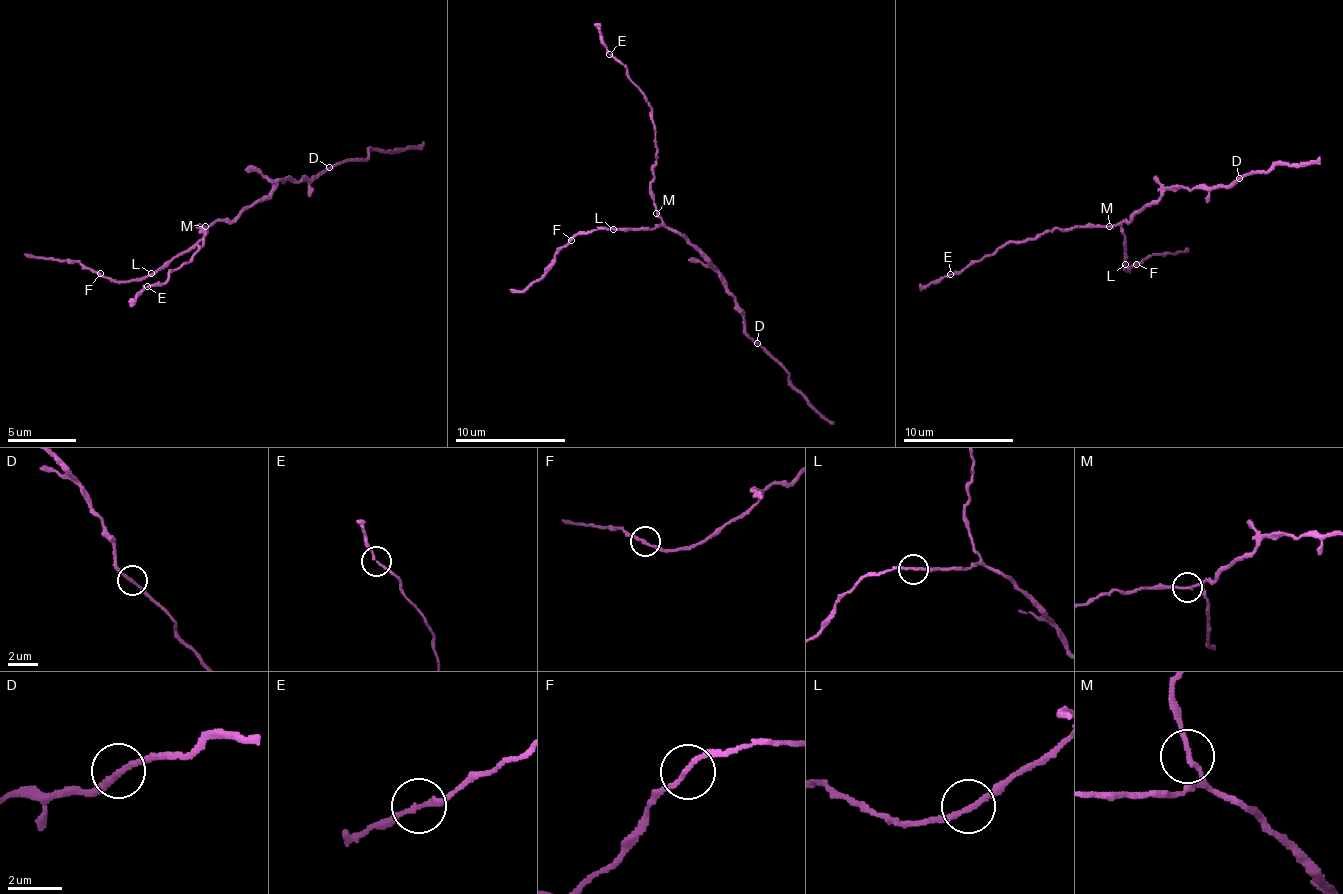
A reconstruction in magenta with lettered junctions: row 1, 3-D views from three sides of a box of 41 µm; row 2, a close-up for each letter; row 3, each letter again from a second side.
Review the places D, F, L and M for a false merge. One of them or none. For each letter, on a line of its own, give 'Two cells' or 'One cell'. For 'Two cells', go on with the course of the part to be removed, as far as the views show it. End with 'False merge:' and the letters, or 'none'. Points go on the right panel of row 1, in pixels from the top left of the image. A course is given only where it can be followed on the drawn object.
D: One cell
F: One cell
L: One cell
M: One cell
False merge: none

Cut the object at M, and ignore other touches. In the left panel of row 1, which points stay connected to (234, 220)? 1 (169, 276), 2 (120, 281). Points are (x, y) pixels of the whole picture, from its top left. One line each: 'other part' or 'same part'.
1: other part
2: same part

